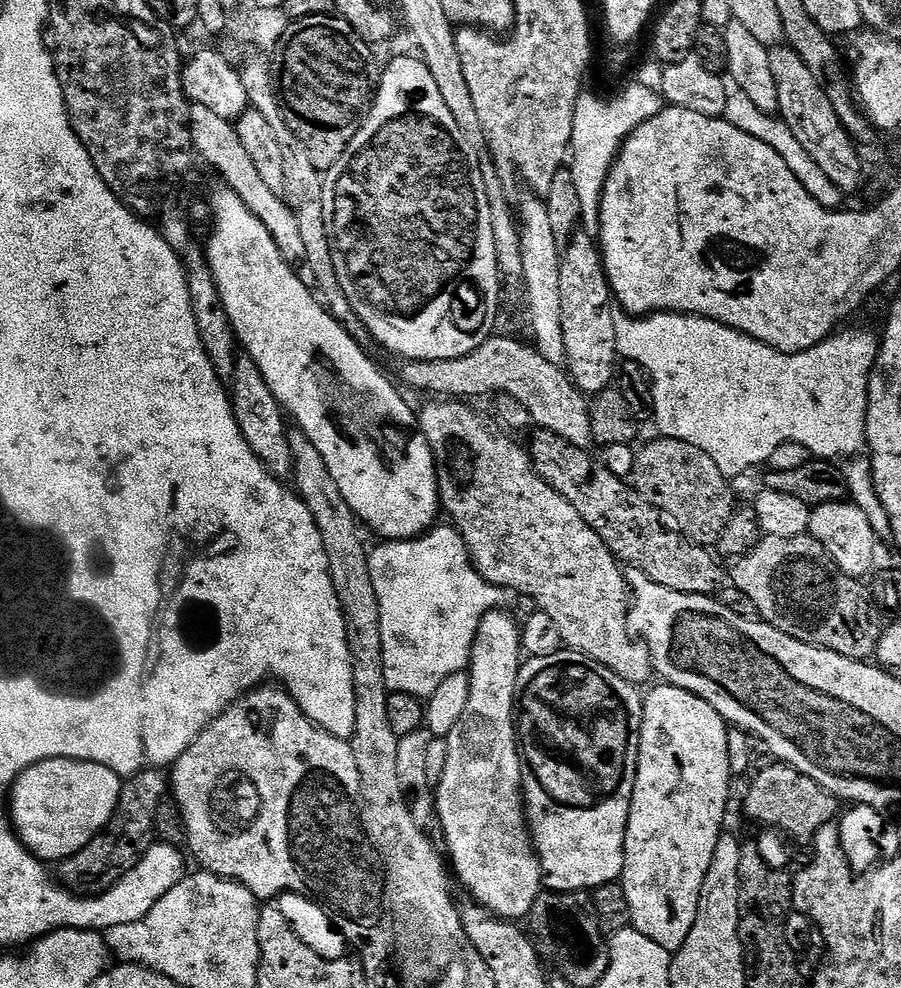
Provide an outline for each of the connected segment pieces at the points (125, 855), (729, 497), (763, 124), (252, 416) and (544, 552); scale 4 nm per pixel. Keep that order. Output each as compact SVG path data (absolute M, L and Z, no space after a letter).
M145 770L127 777L123 781L120 801L116 813L110 818L108 827L98 833L78 854L59 861L59 883L70 892L85 898L101 896L122 879L127 872L152 849L156 832L156 811L160 808L160 799L170 792L170 780L163 771Z
M656 438L653 444L646 445L632 464L630 483L639 496L659 508L695 544L715 545L738 507L736 496L728 485L731 484L729 477L718 470L714 458L710 458L706 450L698 450L698 446L681 440Z
M724 76L724 85L726 86L726 110L723 119L738 126L738 130L746 130L746 134L758 138L758 142L766 142L766 146L773 148L786 162L786 166L790 166L790 170L794 170L794 178L798 178L798 182L802 182L802 186L806 186L808 193L820 205L824 208L839 209L841 207L840 199L842 199L840 188L834 182L830 182L830 178L826 178L822 166L818 166L818 162L814 162L814 158L810 158L810 154L806 154L802 142L798 142L798 138L786 127L779 115L758 110L758 106L754 106L754 102L750 102L750 98L746 98L746 90L742 90L742 86L738 86L738 82L734 82L732 76Z
M246 354L237 359L236 372L230 381L230 399L232 413L238 422L238 430L250 446L250 450L254 450L254 454L264 463L271 476L291 477L292 455L288 432L286 427L284 428L286 413L274 398L270 386L266 386L266 378L262 378L262 370L258 370L258 366Z
M436 398L428 404L424 409L419 409L418 419L422 434L426 434L426 442L430 446L430 450L436 459L436 477L440 483L440 503L445 513L452 515L451 523L458 529L461 538L466 542L468 547L468 555L472 557L472 565L476 567L480 577L483 580L490 581L501 590L513 588L516 592L521 592L524 596L529 596L536 603L535 607L539 611L550 614L550 618L554 618L554 623L558 626L558 634L562 634L564 639L564 648L581 652L589 656L594 662L602 662L602 666L606 666L610 670L614 670L614 674L618 674L627 684L643 686L648 679L653 679L654 665L652 655L648 653L648 647L639 639L634 638L630 631L628 622L628 614L630 611L630 589L626 579L625 569L619 560L612 555L612 552L604 544L604 540L590 525L582 518L582 514L578 514L578 510L574 510L574 506L570 506L570 502L566 502L566 498L562 498L562 494L558 494L553 488L546 483L535 470L532 469L532 457L528 455L523 447L520 448L511 440L511 435L505 434L503 431L495 432L492 429L493 421L483 416L480 412L472 409L473 405L468 402L461 402L455 398Z

